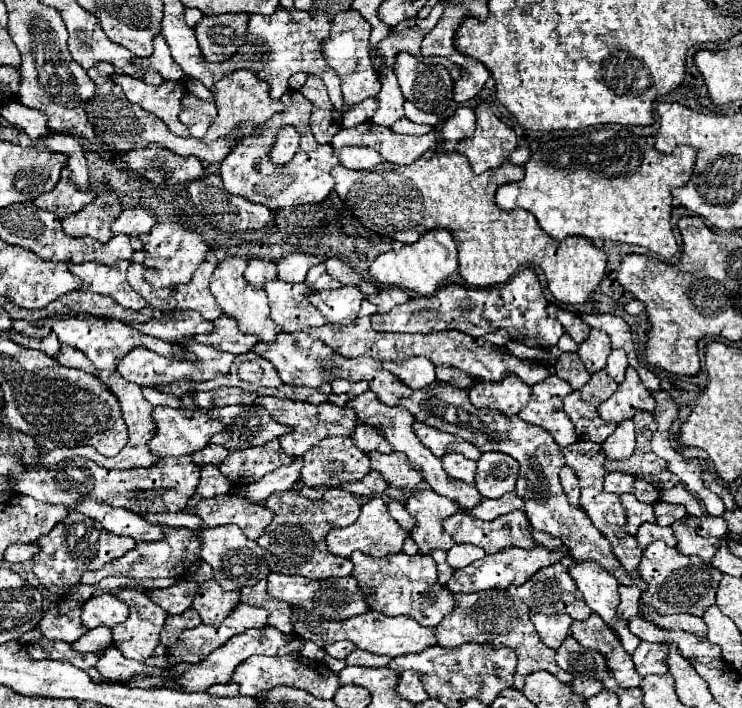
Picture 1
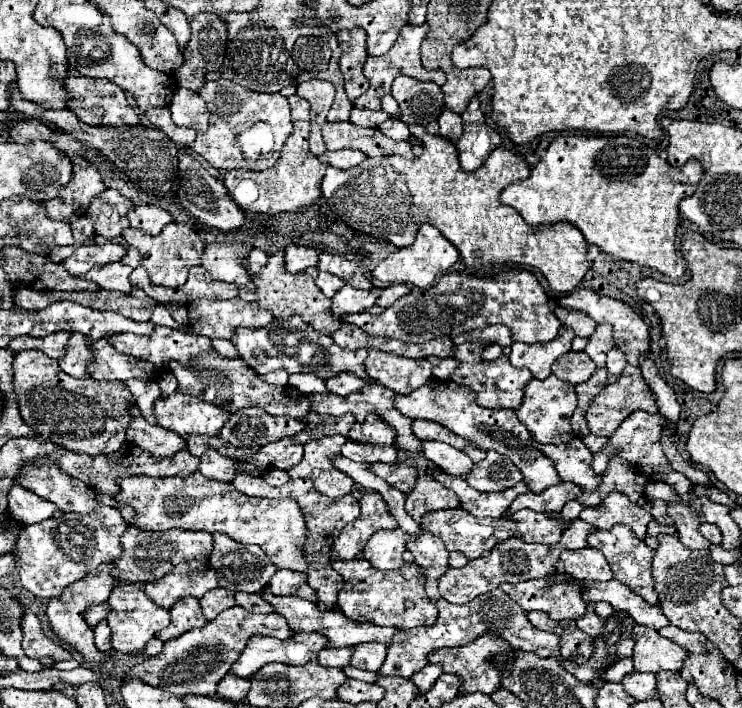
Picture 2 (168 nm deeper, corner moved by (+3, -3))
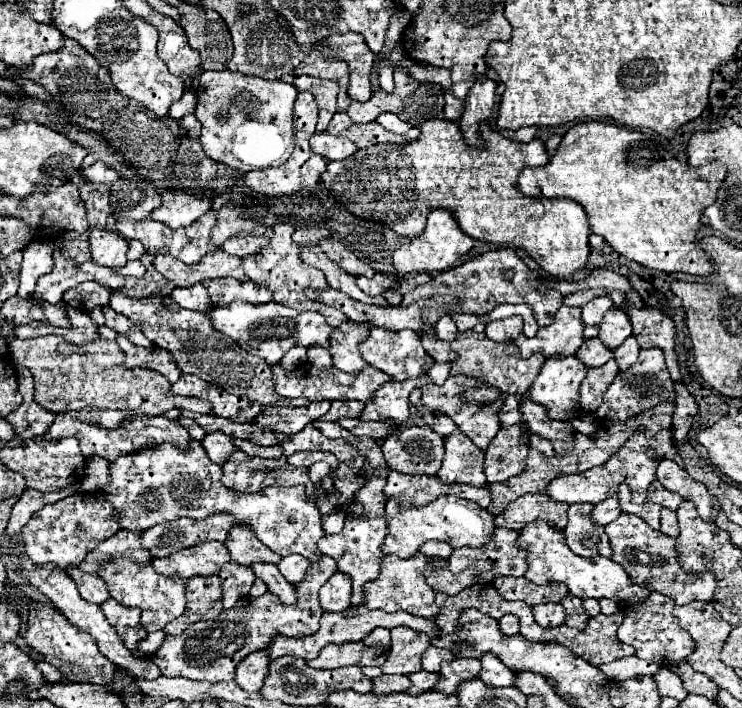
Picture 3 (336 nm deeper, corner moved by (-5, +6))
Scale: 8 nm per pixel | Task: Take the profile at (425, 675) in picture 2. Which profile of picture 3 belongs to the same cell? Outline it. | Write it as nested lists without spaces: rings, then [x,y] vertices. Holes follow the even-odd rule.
[[[431,645],[429,651],[423,655],[423,669],[429,671],[429,673],[439,673],[439,667],[441,667],[441,661],[451,661],[453,659],[453,653],[449,649],[441,649],[441,647],[435,647]]]

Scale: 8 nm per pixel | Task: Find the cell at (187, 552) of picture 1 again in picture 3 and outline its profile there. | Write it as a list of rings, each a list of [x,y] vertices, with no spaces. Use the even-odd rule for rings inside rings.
[[[215,513],[203,521],[175,519],[171,523],[155,525],[141,535],[141,545],[151,553],[153,559],[169,557],[181,549],[193,547],[203,541],[225,541],[227,531],[233,527],[231,515]]]

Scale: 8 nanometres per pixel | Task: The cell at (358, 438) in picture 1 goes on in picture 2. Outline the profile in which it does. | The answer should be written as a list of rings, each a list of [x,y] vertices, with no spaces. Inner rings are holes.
[[[369,414],[363,424],[355,424],[349,432],[349,438],[355,442],[365,444],[393,444],[395,442],[395,430],[381,420],[381,416]]]

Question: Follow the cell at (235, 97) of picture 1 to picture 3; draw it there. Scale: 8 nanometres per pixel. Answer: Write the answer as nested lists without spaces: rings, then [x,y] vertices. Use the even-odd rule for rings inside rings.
[[[205,71],[201,75],[201,85],[197,89],[199,105],[195,111],[197,121],[203,125],[201,129],[201,145],[209,159],[225,163],[233,169],[251,171],[251,169],[267,169],[283,165],[295,147],[295,131],[293,131],[293,107],[297,97],[297,87],[287,85],[283,81],[265,81],[249,75],[239,75],[231,71]]]

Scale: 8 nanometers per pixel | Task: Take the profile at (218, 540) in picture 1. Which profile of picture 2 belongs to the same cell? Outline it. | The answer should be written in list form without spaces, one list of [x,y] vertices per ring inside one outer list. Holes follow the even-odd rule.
[[[213,534],[213,538],[215,538],[215,548],[213,548],[209,562],[217,570],[219,586],[229,588],[233,592],[241,592],[241,590],[243,592],[259,592],[271,580],[271,576],[277,568],[271,564],[267,554],[259,546],[239,544],[225,534]]]

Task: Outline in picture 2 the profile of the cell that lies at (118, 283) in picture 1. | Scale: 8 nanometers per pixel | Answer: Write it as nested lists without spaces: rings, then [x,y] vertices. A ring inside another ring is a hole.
[[[113,262],[103,268],[93,268],[91,272],[85,274],[85,278],[99,284],[103,290],[119,290],[119,292],[129,294],[131,292],[131,284],[129,284],[131,272],[133,272],[131,266],[125,266],[121,262]]]

